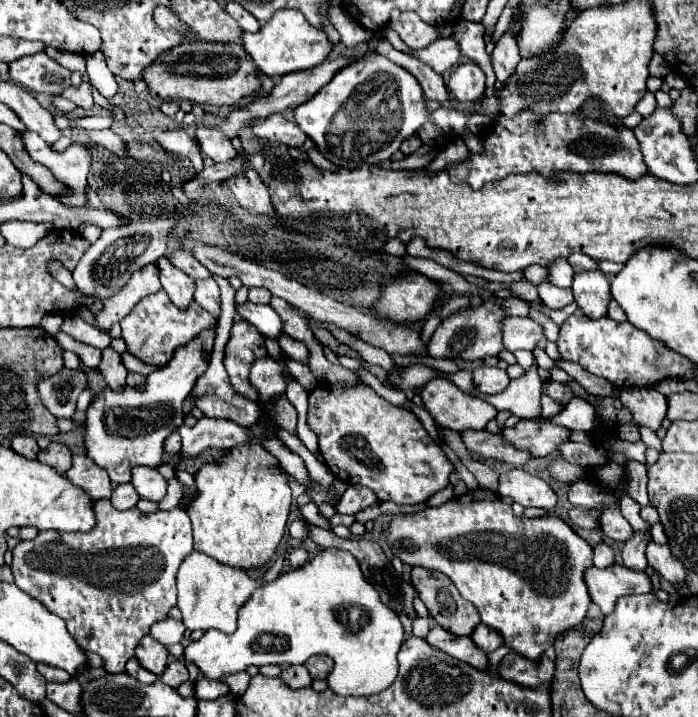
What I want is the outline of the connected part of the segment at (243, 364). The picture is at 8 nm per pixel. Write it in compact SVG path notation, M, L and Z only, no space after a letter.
M237 320L231 328L231 336L225 346L223 364L231 378L233 388L245 398L251 398L251 400L257 398L257 390L251 388L247 376L249 376L251 362L265 354L267 350L265 350L263 336L259 334L259 330L255 330L255 326L251 326L245 320Z

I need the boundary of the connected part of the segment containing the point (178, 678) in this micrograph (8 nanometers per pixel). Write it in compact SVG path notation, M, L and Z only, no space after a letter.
M175 660L171 664L167 664L165 672L161 674L161 680L173 688L177 688L181 682L189 680L189 672L187 672L187 664L183 660Z

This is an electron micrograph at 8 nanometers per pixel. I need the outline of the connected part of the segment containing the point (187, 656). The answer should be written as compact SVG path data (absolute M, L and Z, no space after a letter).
M321 550L305 566L293 568L277 580L257 588L241 606L237 630L233 634L207 630L201 640L185 648L183 660L195 664L205 678L221 680L223 676L247 670L247 666L303 664L313 654L327 654L334 662L327 676L328 688L339 696L371 696L387 690L397 678L397 654L403 638L405 630L399 616L389 606L383 606L375 588L363 578L359 562L343 550Z

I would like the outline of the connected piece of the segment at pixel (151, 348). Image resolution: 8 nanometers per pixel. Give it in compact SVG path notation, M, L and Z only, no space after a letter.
M159 290L157 294L151 294L143 300L139 300L131 314L127 314L127 318L123 318L121 322L123 328L123 340L129 346L129 352L133 352L135 358L147 362L147 364L157 364L163 366L169 362L169 356L175 354L175 350L191 340L195 340L199 334L203 334L205 330L213 328L213 316L203 310L197 302L191 304L187 310L179 310L163 290Z

